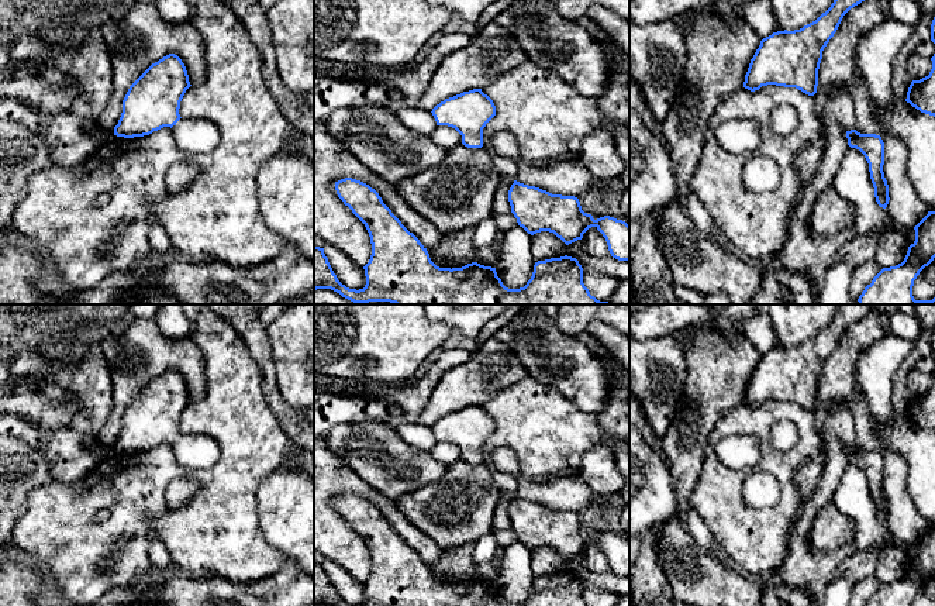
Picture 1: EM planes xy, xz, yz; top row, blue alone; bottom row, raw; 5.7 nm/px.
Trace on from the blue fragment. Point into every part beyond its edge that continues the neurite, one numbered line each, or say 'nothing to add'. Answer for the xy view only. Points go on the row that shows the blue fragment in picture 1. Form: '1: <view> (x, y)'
1: xy (192, 135)

